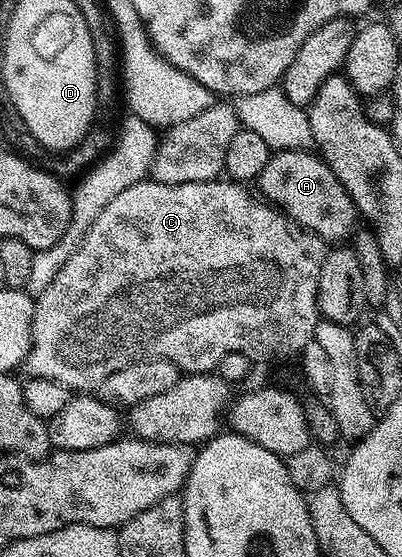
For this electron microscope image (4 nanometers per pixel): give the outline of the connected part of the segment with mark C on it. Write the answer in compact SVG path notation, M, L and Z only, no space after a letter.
M145 179L134 183L132 187L115 196L93 226L86 231L85 238L74 255L67 260L54 283L47 287L40 297L35 298L36 310L32 316L32 346L22 369L28 377L54 379L70 391L96 391L100 384L114 371L122 371L135 361L145 357L164 357L173 361L185 374L212 373L231 353L246 355L252 362L284 361L287 357L295 358L303 353L306 343L316 335L316 325L321 321L318 307L318 275L322 271L326 243L318 235L302 228L297 221L292 221L275 205L264 200L263 196L251 193L251 188L231 179L199 181L167 185L161 181Z

